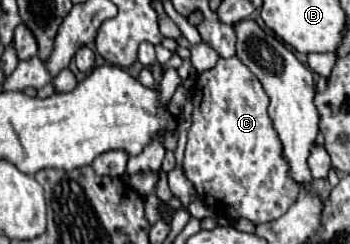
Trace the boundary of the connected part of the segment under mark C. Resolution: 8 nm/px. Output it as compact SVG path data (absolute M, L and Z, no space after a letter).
M239 56L219 58L215 68L203 72L197 78L191 102L193 114L191 128L187 134L183 174L195 186L199 198L219 216L225 216L229 220L247 218L253 224L263 224L283 216L289 206L297 200L301 188L291 182L291 178L287 178L287 162L283 162L279 154L281 146L267 116L269 98L257 76L239 60Z

